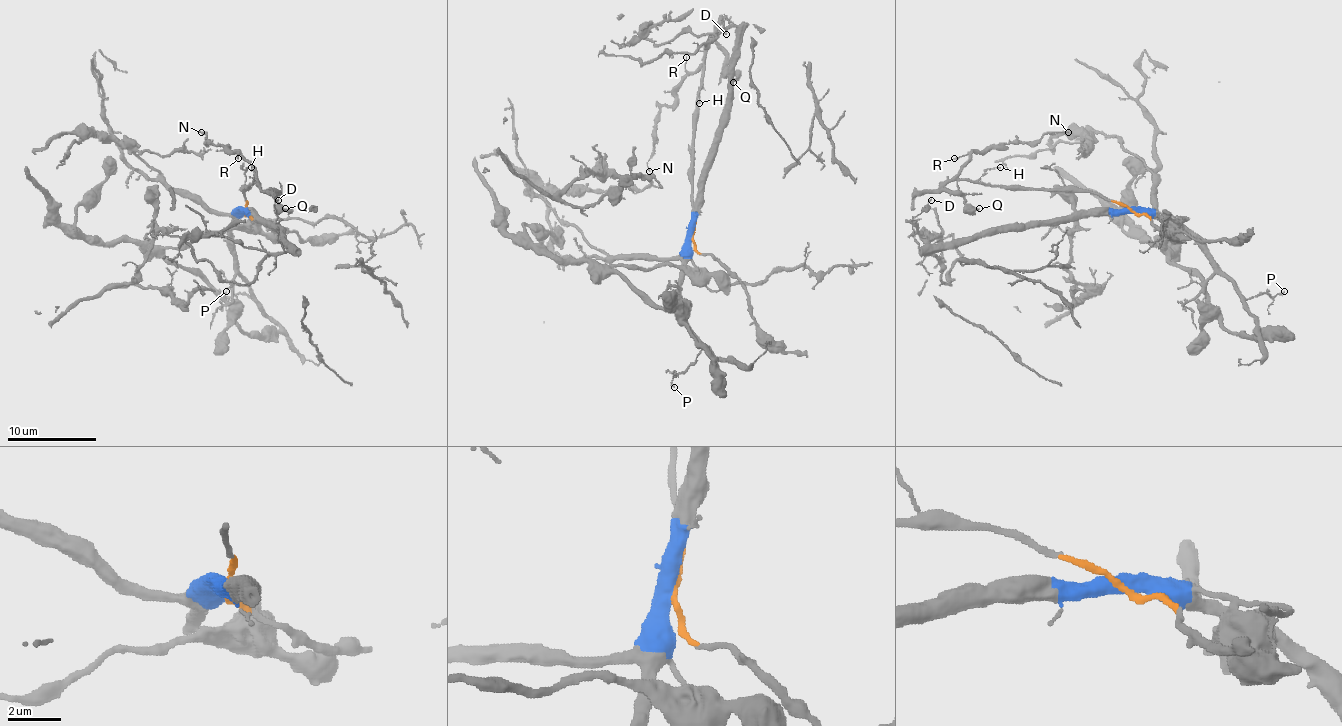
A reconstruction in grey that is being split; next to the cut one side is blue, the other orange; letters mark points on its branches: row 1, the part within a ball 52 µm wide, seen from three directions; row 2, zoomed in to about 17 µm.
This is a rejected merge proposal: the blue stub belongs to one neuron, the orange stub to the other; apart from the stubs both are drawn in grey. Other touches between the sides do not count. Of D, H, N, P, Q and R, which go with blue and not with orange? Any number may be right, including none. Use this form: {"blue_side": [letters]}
{"blue_side": ["D", "P"]}

